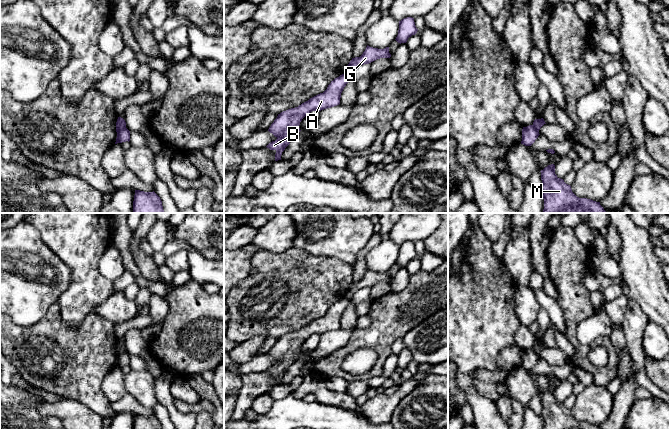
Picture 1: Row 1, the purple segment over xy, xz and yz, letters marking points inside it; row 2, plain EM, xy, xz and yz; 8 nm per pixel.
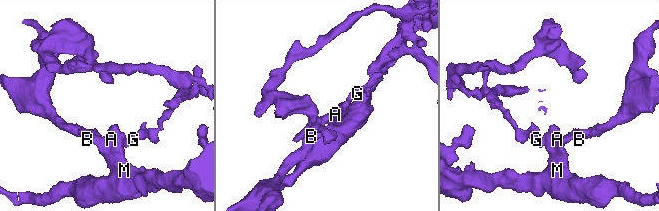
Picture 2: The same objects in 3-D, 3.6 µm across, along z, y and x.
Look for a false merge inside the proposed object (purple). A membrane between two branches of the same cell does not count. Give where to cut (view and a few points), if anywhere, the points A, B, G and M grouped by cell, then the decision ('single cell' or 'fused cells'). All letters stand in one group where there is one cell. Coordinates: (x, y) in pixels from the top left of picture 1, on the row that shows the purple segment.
cut in xy along (125, 126), (119, 134), (118, 142); A B M / G; fused cells

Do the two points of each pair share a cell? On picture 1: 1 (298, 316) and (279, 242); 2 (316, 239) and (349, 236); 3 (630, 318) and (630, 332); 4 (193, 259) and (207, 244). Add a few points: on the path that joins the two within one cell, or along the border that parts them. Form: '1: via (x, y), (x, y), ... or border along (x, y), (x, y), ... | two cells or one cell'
1: border along (292, 247), (282, 252), (262, 250) | two cells
2: via (324, 236), (341, 236) | one cell
3: via (630, 321), (630, 329) | one cell
4: border along (189, 244), (205, 257), (213, 260) | two cells

